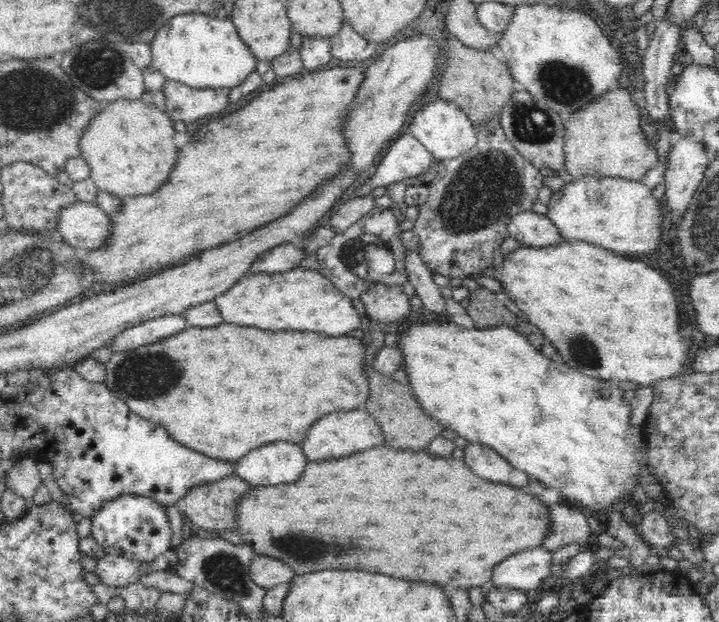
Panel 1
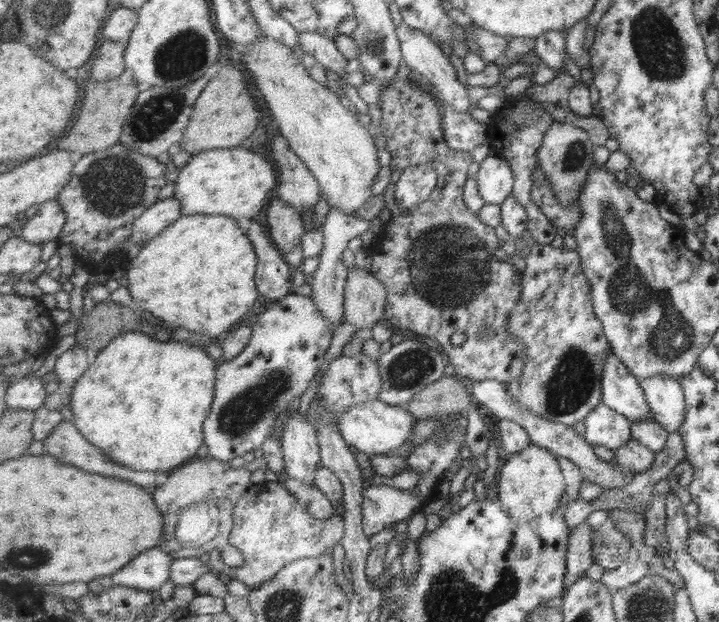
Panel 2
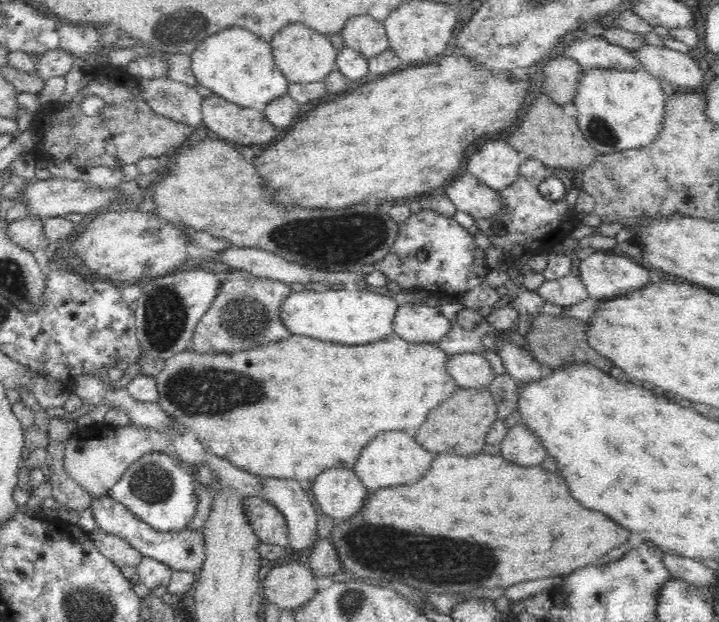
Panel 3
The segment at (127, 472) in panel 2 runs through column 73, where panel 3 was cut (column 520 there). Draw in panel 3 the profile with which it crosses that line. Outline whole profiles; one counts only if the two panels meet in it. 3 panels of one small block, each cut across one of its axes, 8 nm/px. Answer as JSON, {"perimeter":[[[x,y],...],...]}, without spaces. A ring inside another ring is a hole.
{"perimeter":[[[521,421],[505,434],[500,446],[501,456],[520,466],[536,466],[548,456],[536,430],[533,430],[529,423]]]}

